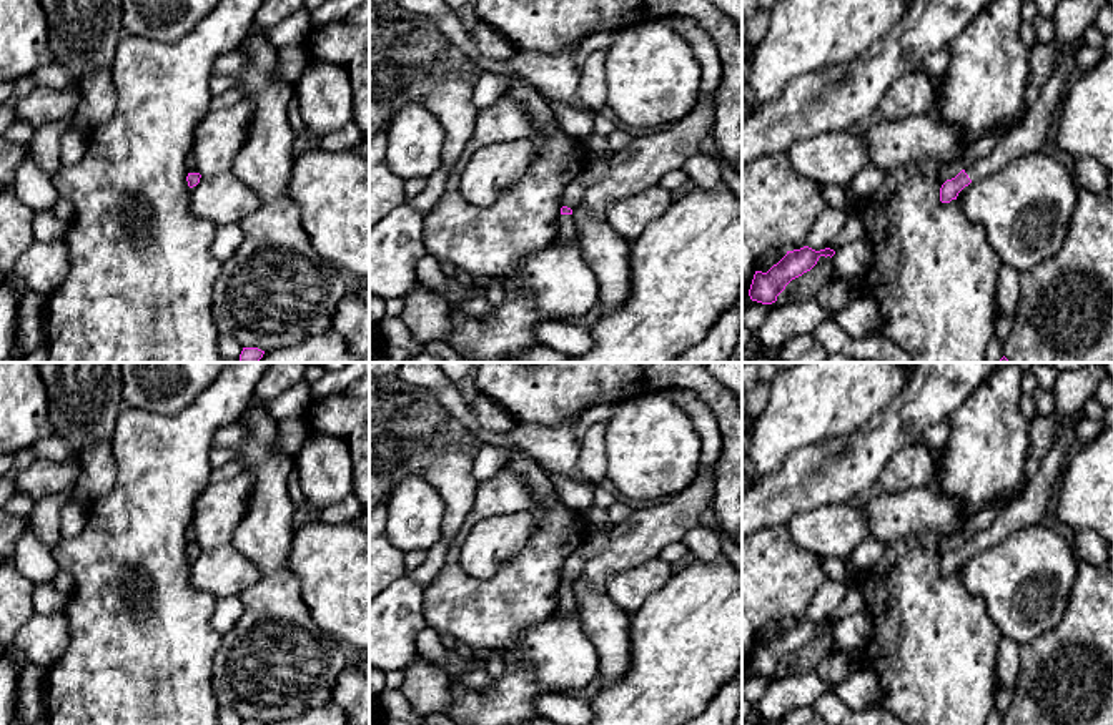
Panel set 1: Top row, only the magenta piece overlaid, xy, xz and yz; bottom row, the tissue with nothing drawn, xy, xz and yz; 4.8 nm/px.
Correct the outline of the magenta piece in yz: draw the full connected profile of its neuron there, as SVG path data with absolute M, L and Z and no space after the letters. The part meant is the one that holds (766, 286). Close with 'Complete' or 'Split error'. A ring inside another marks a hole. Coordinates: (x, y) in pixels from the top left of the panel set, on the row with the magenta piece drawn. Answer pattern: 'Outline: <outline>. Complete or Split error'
Outline: M809 246L800 249L787 251L787 254L774 264L767 273L755 271L749 296L752 301L762 304L772 304L777 301L777 296L785 289L785 286L810 271L820 256L834 256L835 251L830 248L815 251Z. Complete

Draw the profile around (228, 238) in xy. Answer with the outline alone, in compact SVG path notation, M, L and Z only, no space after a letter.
M225 224L216 229L211 254L221 263L228 261L240 248L245 234L240 224Z

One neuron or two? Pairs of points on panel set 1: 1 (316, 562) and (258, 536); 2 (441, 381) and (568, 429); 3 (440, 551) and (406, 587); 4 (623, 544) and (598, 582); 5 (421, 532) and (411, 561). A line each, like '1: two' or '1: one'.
1: two
2: one
3: two
4: one
5: two

